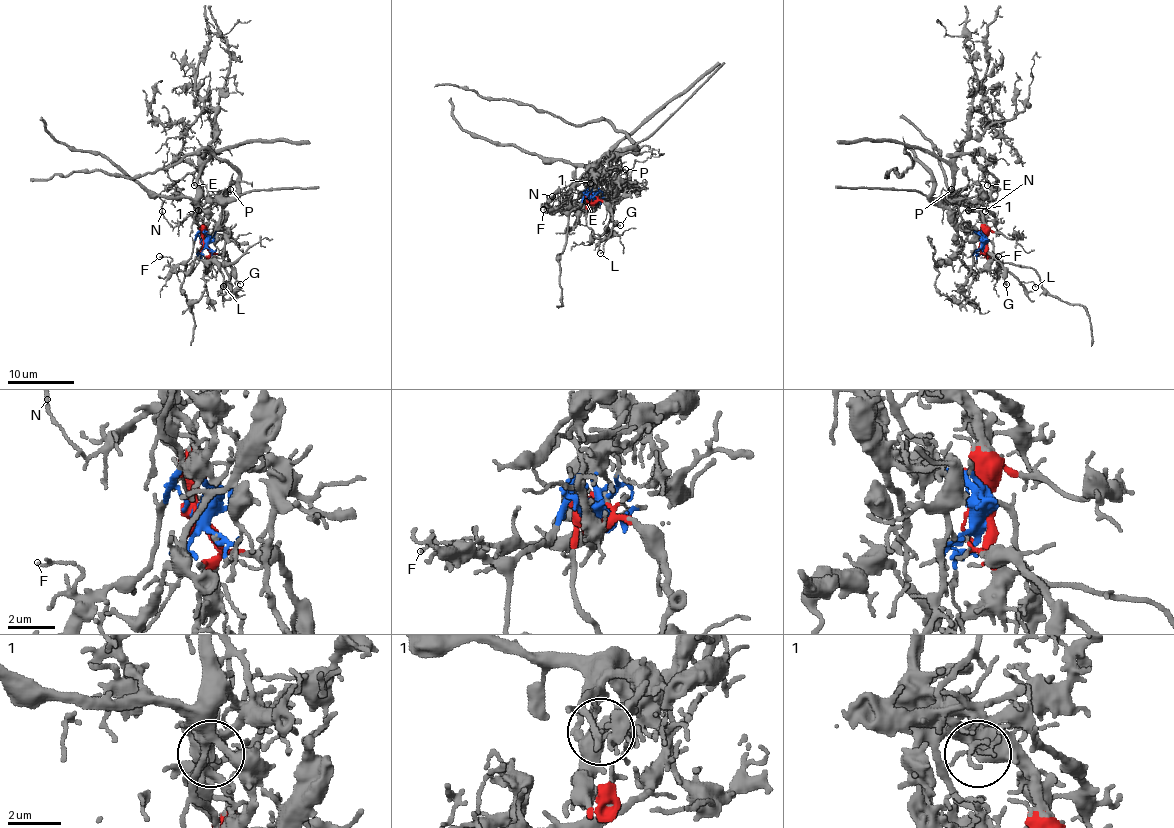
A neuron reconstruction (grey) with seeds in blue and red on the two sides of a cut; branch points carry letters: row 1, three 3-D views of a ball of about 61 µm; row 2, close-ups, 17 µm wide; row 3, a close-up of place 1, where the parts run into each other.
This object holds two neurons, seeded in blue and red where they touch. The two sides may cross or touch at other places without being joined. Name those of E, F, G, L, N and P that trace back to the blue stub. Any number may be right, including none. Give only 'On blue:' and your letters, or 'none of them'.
On blue: E, F, N

